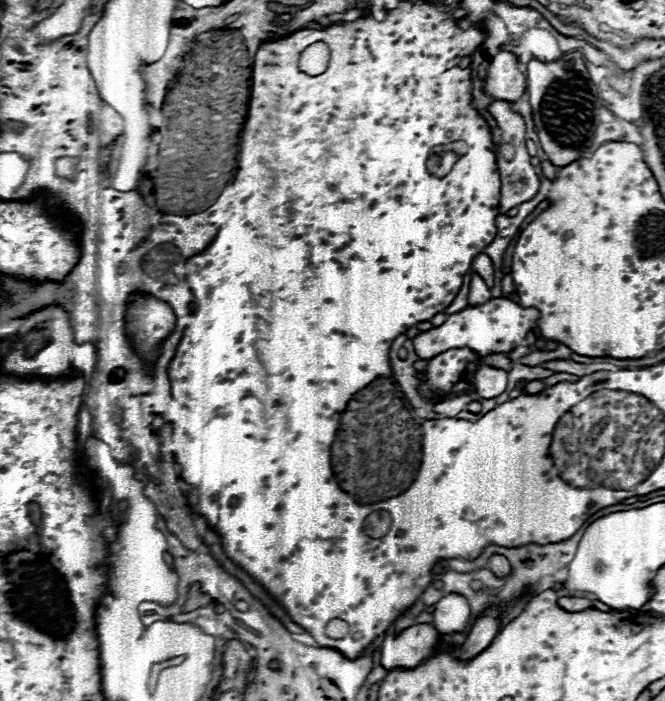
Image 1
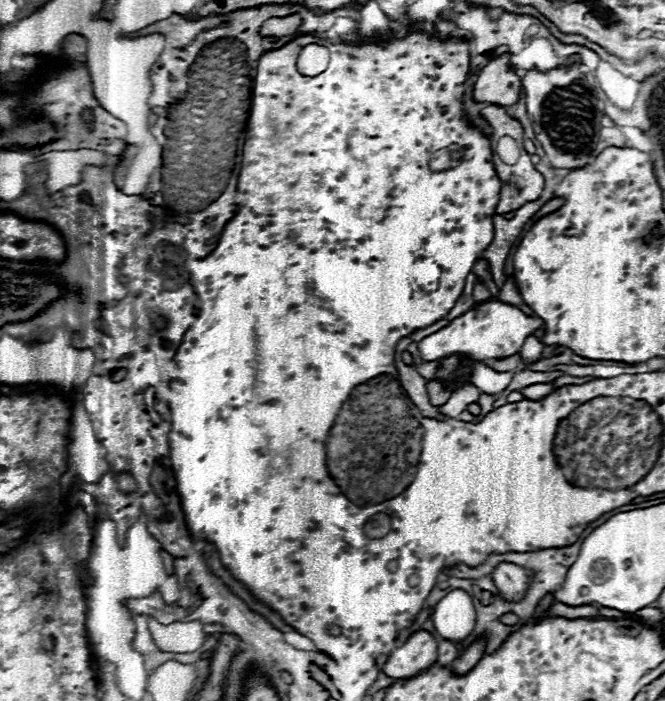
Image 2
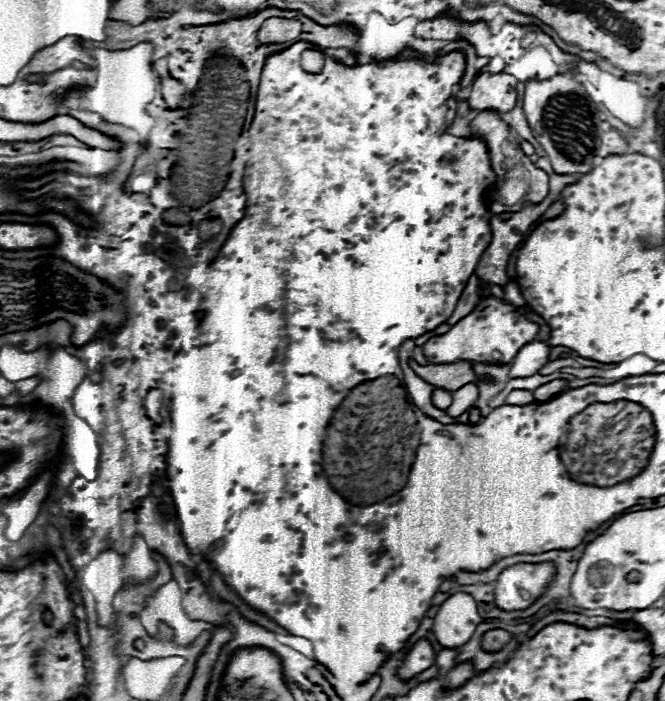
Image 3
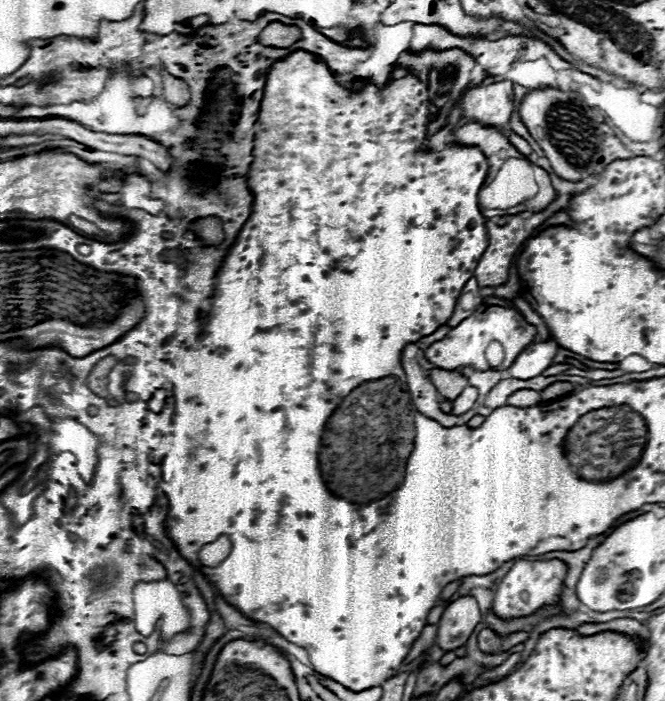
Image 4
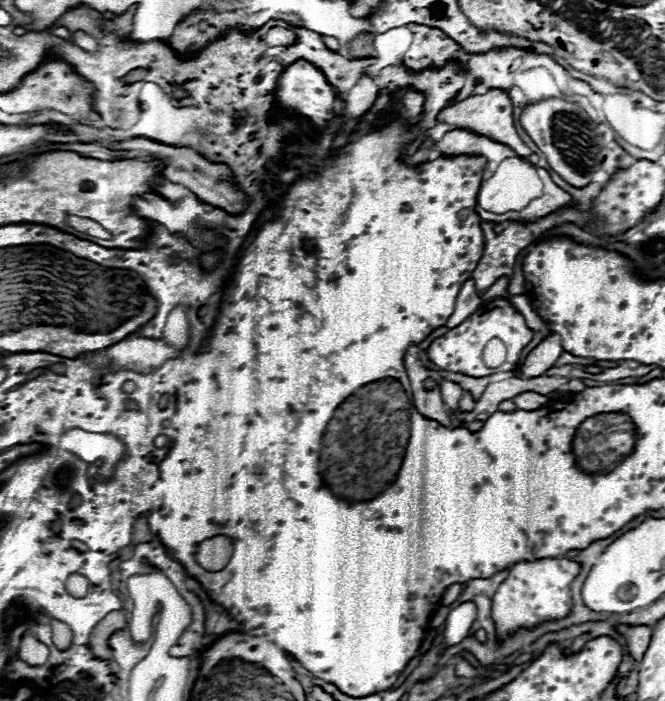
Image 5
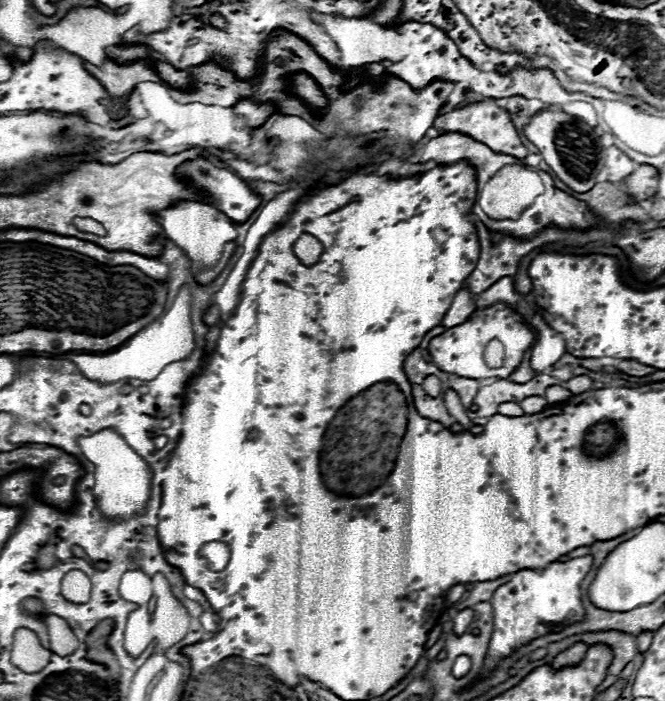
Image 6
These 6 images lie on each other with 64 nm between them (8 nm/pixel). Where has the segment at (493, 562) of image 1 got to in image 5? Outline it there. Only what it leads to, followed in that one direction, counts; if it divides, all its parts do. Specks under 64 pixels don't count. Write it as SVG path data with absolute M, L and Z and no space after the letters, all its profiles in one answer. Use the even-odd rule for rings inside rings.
M564 558L516 564L492 596L492 618L498 640L506 640L520 628L536 628L546 620L566 618L572 610L570 584L578 574L580 564Z

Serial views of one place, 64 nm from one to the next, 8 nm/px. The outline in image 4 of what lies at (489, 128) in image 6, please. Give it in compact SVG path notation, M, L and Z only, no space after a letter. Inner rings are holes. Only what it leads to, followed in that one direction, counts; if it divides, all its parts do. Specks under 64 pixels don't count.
M510 80L492 82L486 88L476 86L474 90L466 92L462 96L460 104L458 104L458 110L460 110L462 116L470 118L472 122L478 122L482 126L492 126L492 128L502 130L506 134L508 142L522 156L530 156L532 154L530 144L508 128L510 116L514 112L512 98L514 98L514 92L512 92L512 82Z

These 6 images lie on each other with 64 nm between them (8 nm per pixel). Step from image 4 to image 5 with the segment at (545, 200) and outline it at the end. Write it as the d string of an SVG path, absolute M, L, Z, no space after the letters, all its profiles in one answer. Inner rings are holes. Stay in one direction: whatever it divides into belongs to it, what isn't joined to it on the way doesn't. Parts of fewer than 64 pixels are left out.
M536 168L538 170L538 176L542 178L544 182L544 194L536 200L532 200L524 210L516 212L516 214L492 214L492 212L486 212L482 208L476 208L476 214L486 220L486 222L494 222L494 224L500 224L500 222L506 222L506 220L516 220L516 222L536 222L552 212L558 212L562 206L576 206L576 202L572 200L570 194L566 194L564 190L560 190L550 174L544 170L544 168Z

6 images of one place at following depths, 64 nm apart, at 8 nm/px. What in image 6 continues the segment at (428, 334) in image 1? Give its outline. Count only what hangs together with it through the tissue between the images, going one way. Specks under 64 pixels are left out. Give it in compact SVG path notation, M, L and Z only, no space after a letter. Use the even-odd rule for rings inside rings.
M498 302L490 308L484 310L474 310L470 314L470 318L446 332L442 332L440 336L430 340L428 352L432 356L432 362L448 372L448 374L456 374L462 378L476 378L476 380L484 380L484 378L510 378L510 374L520 366L524 352L534 344L534 332L526 326L524 318L508 304ZM490 340L500 340L504 346L504 364L496 370L488 368L484 362L484 348Z

